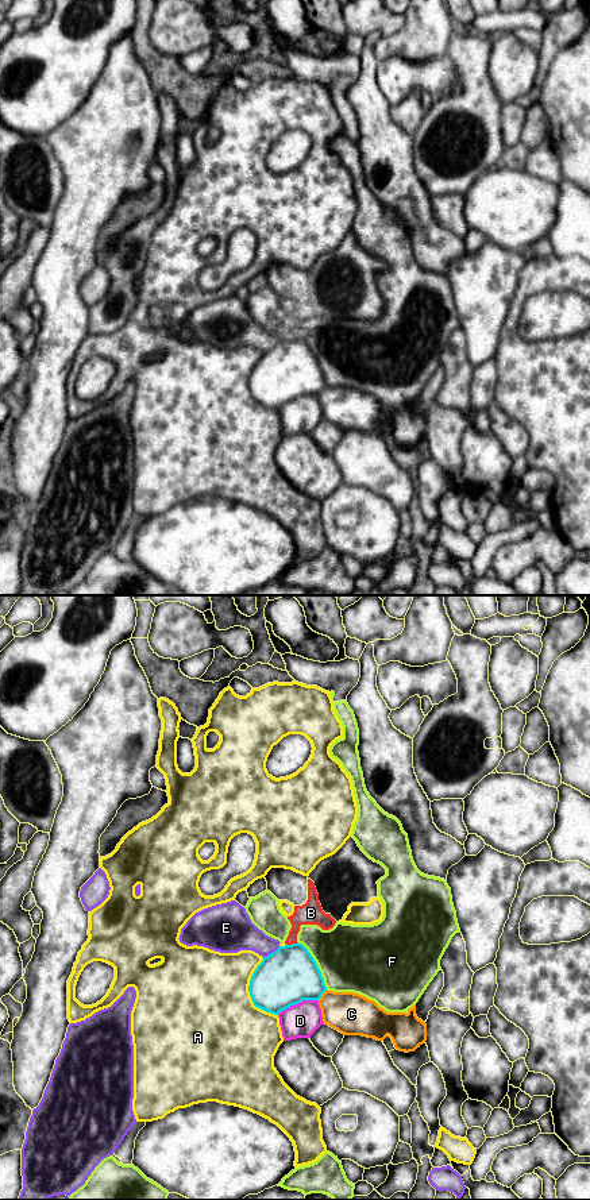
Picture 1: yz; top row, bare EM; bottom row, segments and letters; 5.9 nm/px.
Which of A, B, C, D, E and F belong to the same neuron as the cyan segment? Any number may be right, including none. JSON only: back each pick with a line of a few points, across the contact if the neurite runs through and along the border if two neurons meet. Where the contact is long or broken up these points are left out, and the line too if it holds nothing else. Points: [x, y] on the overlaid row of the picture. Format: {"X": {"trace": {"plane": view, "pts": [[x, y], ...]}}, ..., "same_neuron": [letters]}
{"same_neuron": []}

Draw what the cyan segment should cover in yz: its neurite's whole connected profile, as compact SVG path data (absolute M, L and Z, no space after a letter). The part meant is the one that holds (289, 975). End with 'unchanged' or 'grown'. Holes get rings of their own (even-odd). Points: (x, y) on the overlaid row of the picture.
M302 944L279 946L254 971L248 992L255 1007L278 1015L327 991L321 972Z; unchanged

